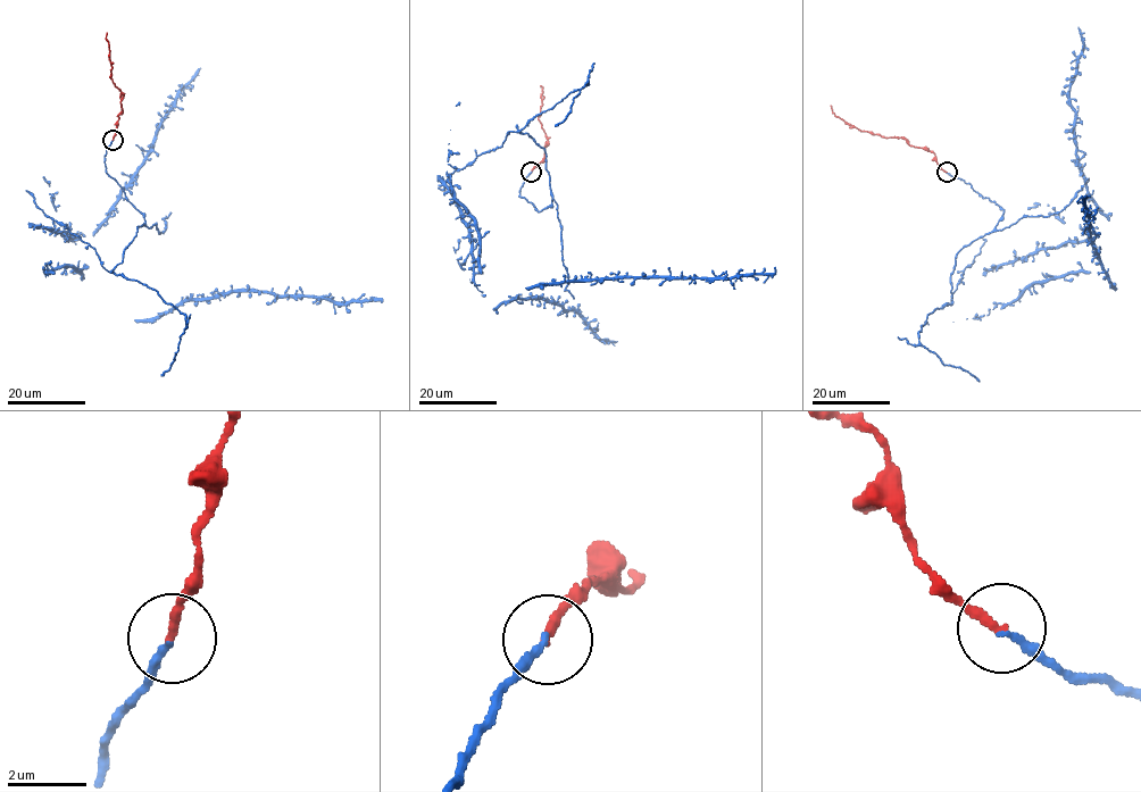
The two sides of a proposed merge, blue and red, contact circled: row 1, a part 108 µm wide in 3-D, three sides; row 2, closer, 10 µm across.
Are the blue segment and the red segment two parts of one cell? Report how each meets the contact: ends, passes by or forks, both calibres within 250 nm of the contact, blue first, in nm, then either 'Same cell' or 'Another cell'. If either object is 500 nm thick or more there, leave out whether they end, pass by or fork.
At the ring blue ends. At the ring red ends. Thickness 180 nm (blue) against 240 nm. Same cell

